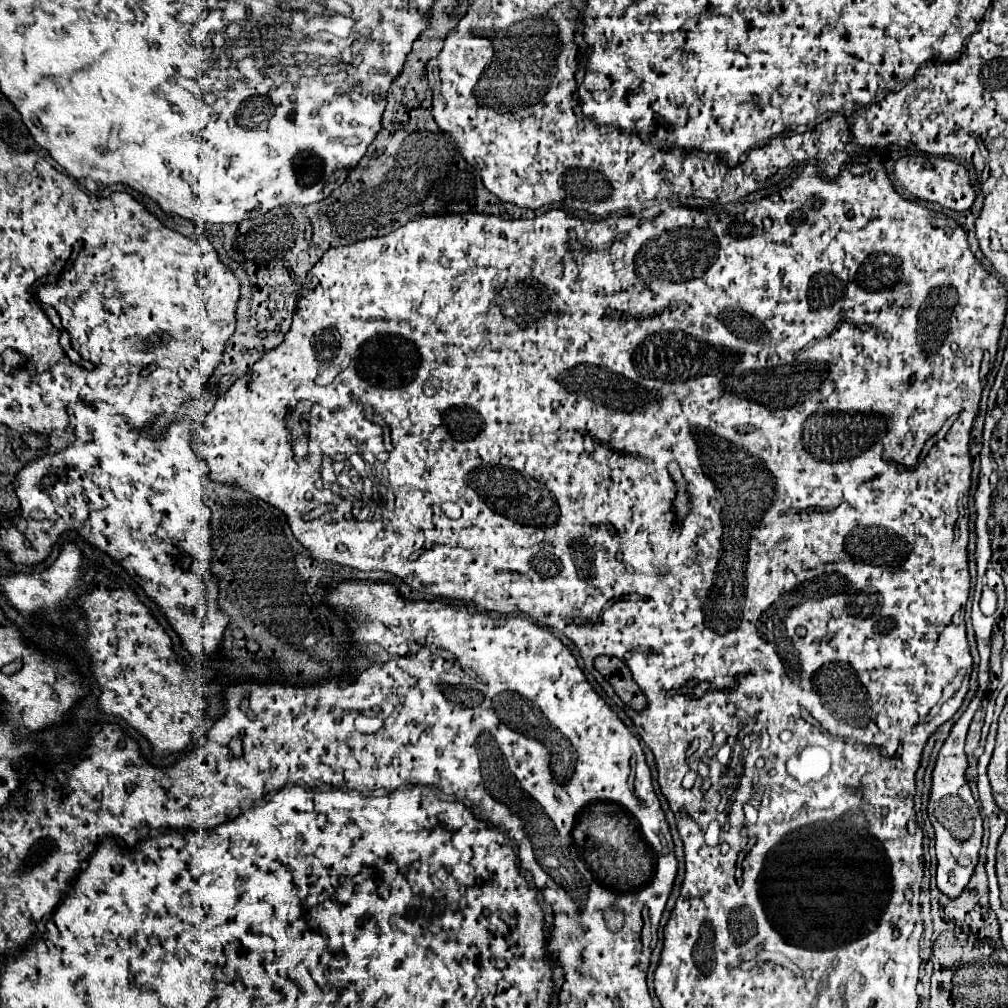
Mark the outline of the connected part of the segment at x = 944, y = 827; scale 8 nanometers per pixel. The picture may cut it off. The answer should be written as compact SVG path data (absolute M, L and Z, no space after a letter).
M973 703L967 707L967 711L959 717L959 721L951 727L949 737L945 739L937 761L933 769L933 783L929 793L929 805L927 815L935 831L935 851L937 851L937 887L949 895L957 897L965 887L967 881L973 875L973 869L977 865L979 849L981 849L981 837L983 837L983 821L979 815L979 807L971 795L971 789L965 781L965 769L967 769L967 757L963 751L967 727L973 719Z

